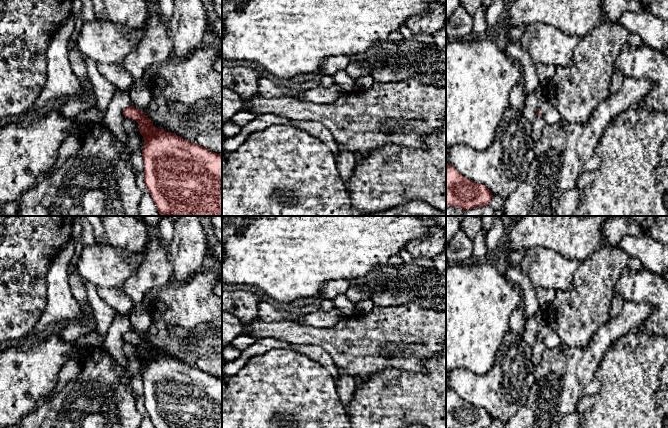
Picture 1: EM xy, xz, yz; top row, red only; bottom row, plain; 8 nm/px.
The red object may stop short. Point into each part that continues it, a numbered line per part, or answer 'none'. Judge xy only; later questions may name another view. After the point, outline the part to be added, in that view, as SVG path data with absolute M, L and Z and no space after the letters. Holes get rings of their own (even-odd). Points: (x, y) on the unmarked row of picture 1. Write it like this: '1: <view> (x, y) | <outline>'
none

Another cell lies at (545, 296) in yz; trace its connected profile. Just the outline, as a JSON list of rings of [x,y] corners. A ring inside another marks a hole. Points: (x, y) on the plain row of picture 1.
[[[537,287],[535,288],[535,291],[540,308],[546,309],[551,301],[554,299],[556,290]]]

